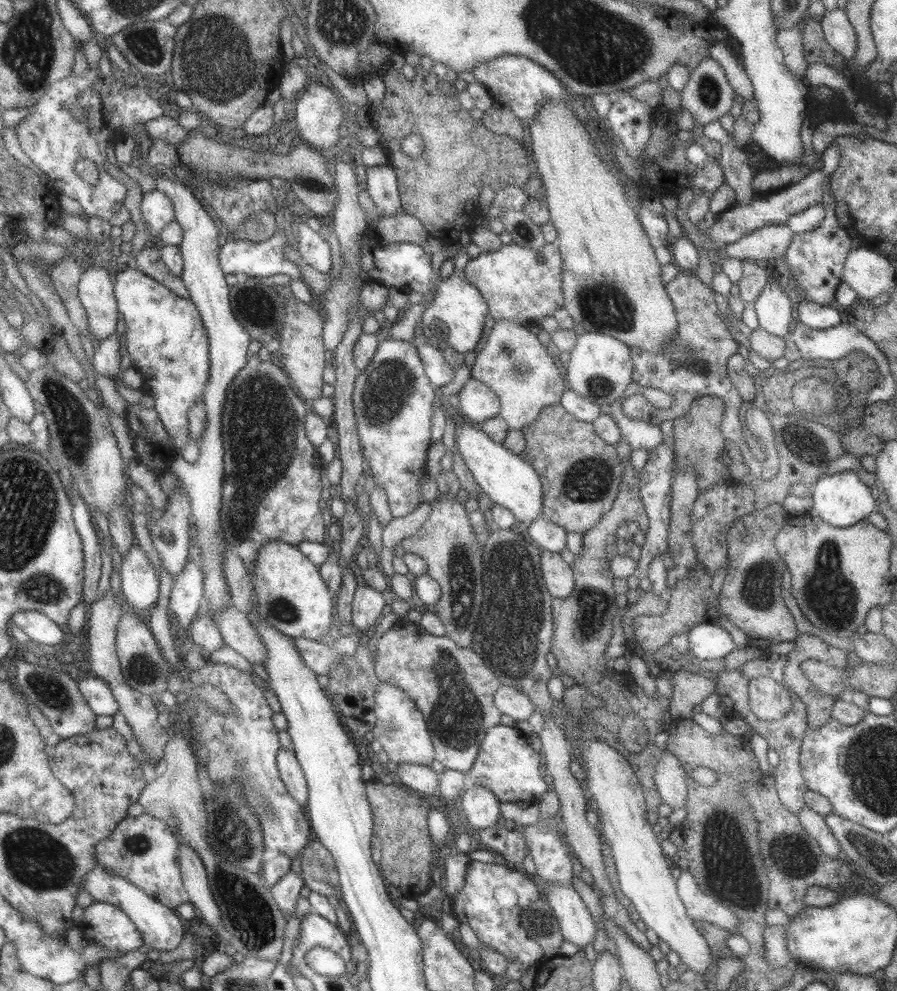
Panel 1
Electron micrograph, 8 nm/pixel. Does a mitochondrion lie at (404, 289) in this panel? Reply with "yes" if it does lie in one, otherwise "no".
no

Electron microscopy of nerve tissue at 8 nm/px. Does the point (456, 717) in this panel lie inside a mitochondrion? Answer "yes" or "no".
yes

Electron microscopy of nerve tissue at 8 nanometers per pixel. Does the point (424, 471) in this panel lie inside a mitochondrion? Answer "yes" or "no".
no

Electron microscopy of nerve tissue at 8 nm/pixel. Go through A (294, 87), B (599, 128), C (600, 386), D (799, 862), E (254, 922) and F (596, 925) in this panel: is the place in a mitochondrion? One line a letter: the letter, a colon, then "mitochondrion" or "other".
A: other
B: other
C: mitochondrion
D: mitochondrion
E: mitochondrion
F: other

